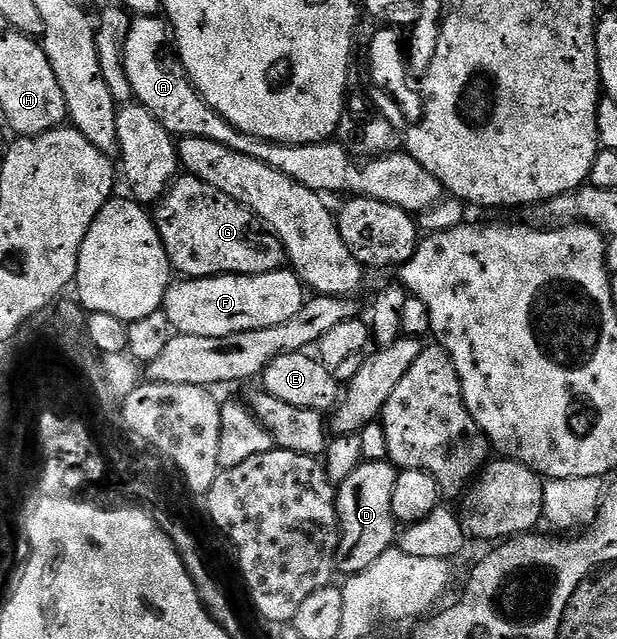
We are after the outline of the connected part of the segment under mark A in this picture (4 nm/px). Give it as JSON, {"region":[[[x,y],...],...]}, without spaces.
{"region":[[[140,16],[133,21],[126,36],[124,67],[126,76],[130,76],[130,88],[134,88],[136,93],[135,101],[145,106],[177,139],[214,140],[236,154],[254,156],[254,160],[270,164],[270,168],[282,172],[282,176],[290,176],[290,180],[298,180],[298,184],[324,196],[344,194],[343,196],[377,198],[407,210],[413,216],[441,201],[440,182],[434,180],[434,176],[430,176],[430,172],[426,172],[426,168],[422,168],[422,164],[418,164],[418,160],[406,152],[386,154],[383,158],[363,162],[349,154],[336,140],[315,142],[309,146],[291,146],[285,142],[266,142],[262,138],[241,134],[222,116],[218,116],[218,112],[214,112],[214,108],[210,108],[193,88],[192,81],[180,62],[180,55],[174,49],[170,27],[163,17]]]}

